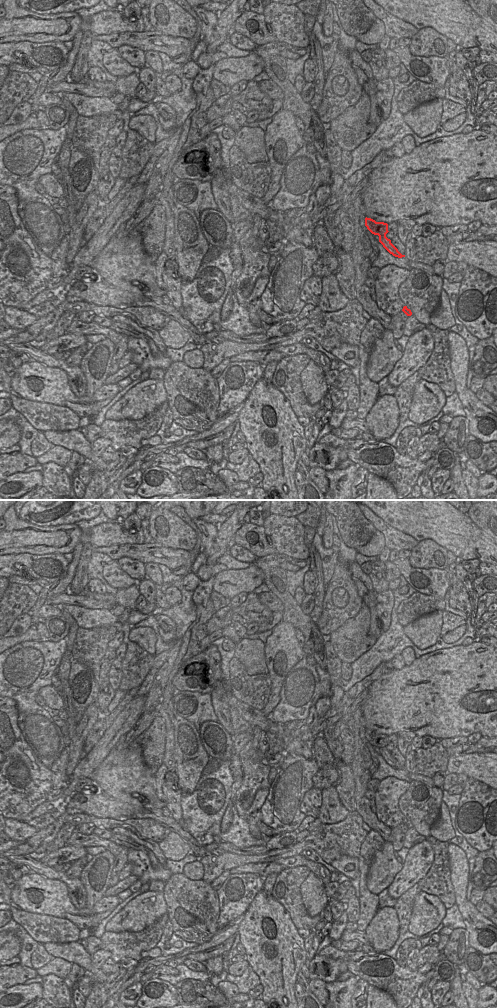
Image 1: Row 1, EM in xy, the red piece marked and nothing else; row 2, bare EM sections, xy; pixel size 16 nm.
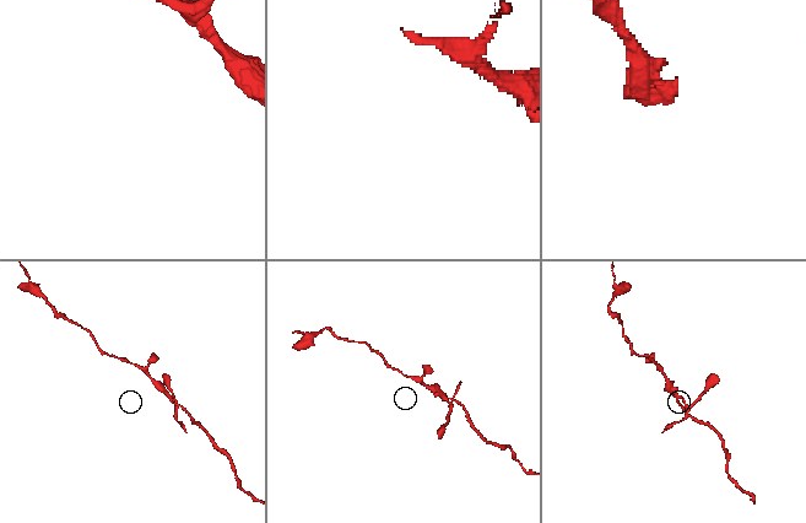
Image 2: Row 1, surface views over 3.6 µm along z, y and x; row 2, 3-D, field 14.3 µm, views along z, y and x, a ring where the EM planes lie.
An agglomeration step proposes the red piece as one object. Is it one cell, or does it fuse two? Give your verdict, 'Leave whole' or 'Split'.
Split.

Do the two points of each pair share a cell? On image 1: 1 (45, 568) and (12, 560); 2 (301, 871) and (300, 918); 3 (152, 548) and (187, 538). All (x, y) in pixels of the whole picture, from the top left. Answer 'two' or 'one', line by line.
1: one
2: one
3: two

